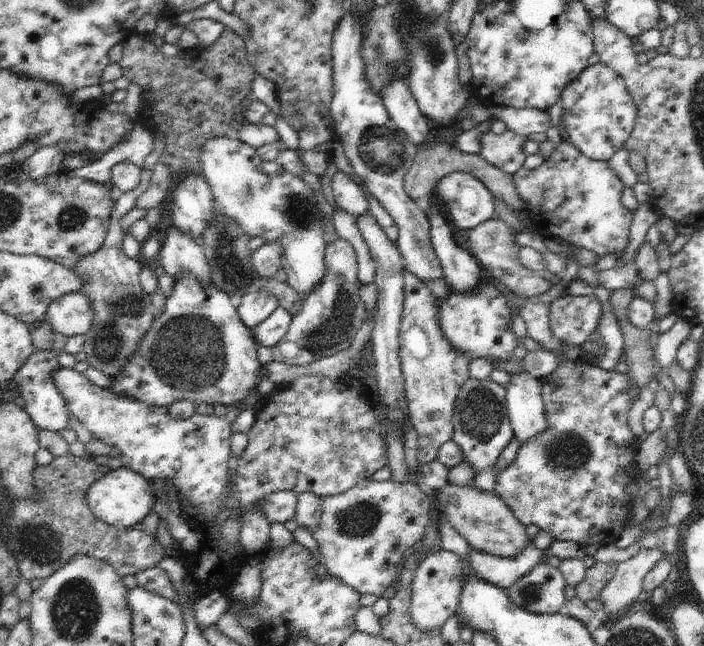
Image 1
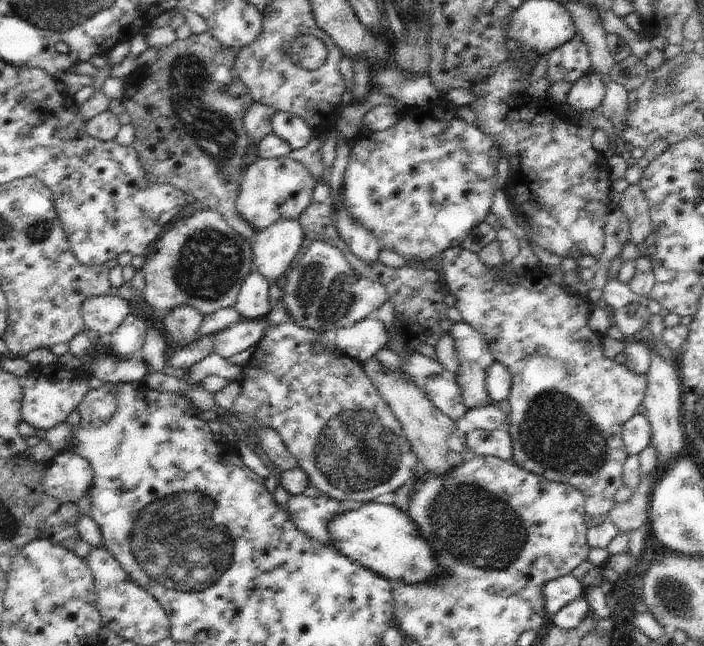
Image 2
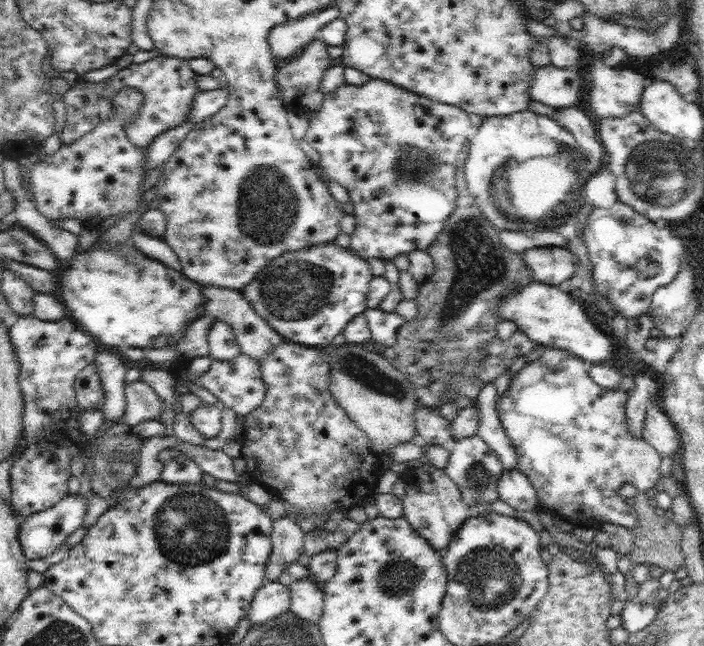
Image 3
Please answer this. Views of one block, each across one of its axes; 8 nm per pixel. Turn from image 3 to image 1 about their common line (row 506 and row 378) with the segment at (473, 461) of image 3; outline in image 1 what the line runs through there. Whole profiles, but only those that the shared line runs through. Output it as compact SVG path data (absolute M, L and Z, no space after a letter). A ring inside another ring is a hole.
M469 378L453 404L453 442L459 444L463 452L463 462L473 468L473 474L493 468L499 460L501 452L509 446L509 442L515 438L507 406L505 406L505 388L497 386L495 382L487 380L473 380Z

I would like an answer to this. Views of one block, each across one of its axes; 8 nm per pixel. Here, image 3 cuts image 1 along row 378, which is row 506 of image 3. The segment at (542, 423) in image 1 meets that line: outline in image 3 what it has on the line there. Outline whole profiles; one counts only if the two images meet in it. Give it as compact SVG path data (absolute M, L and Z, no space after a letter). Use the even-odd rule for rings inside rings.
M517 468L509 472L503 470L503 476L499 478L497 484L497 492L499 492L499 500L509 504L513 510L533 510L539 500L529 478Z

